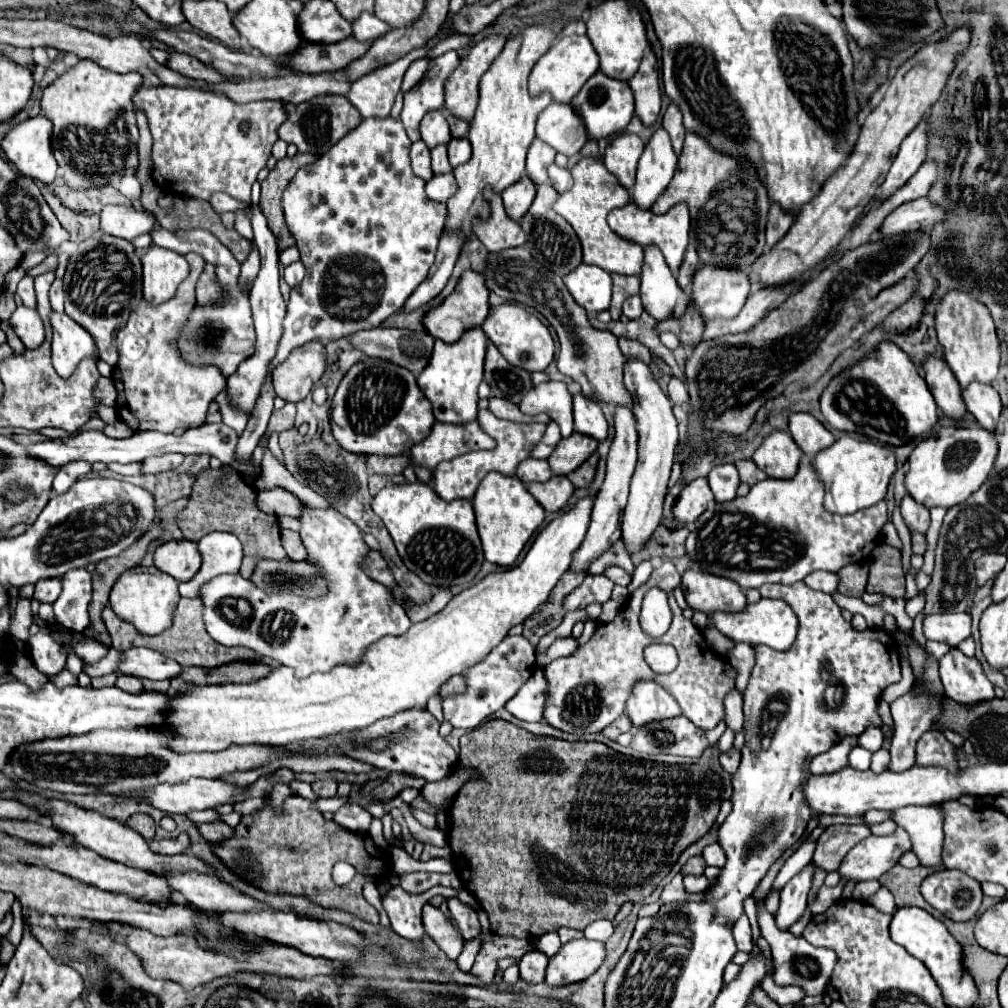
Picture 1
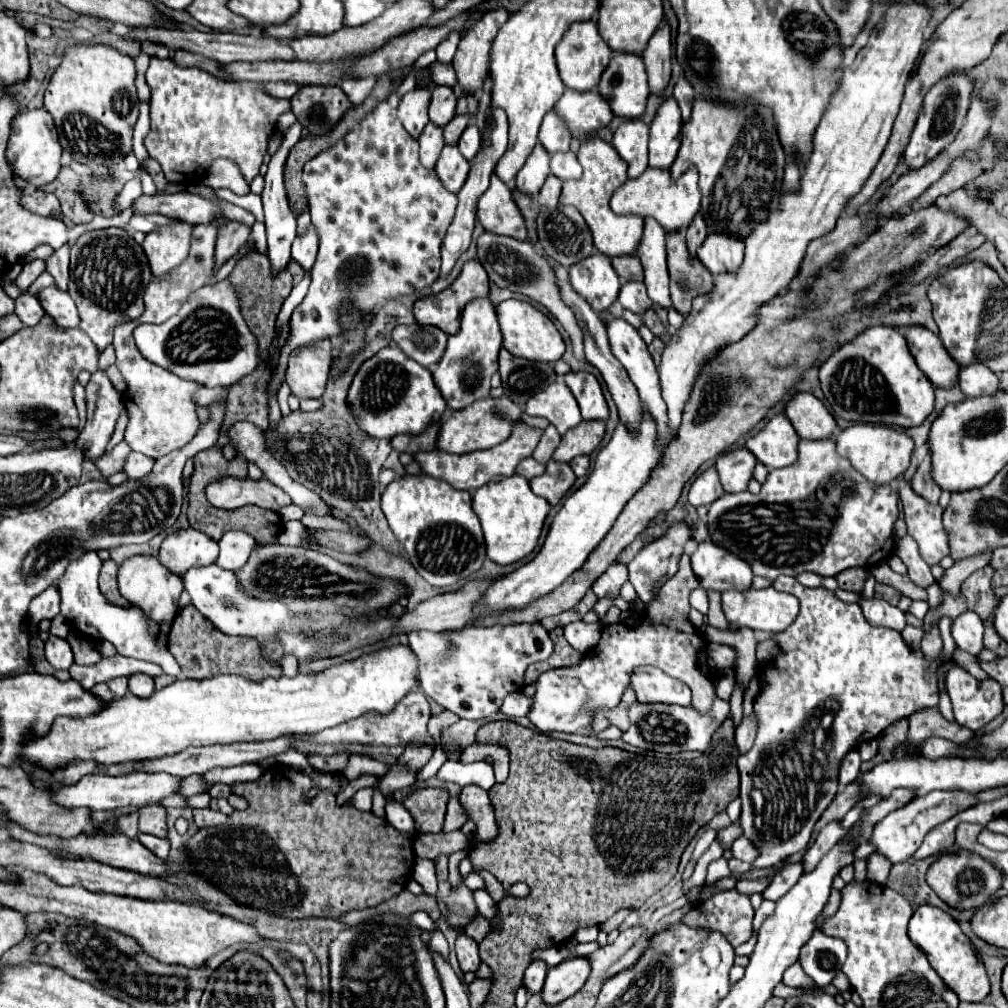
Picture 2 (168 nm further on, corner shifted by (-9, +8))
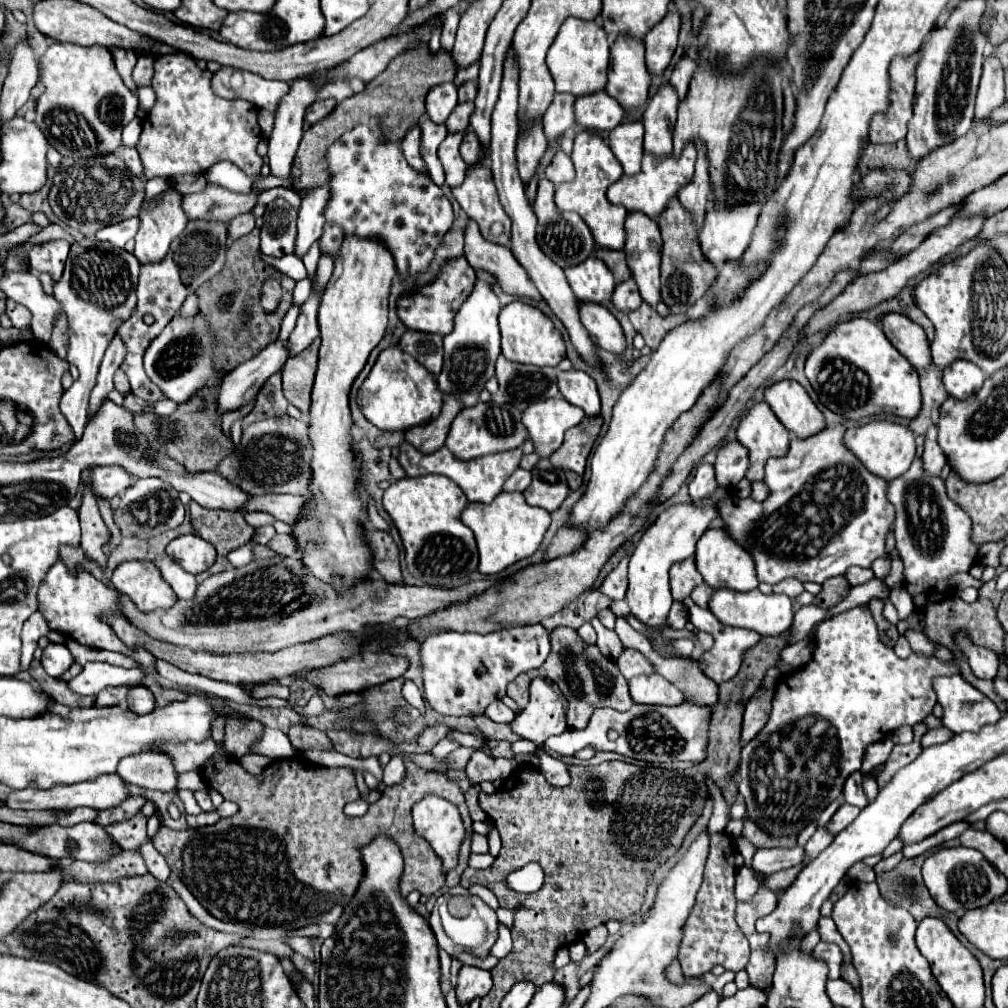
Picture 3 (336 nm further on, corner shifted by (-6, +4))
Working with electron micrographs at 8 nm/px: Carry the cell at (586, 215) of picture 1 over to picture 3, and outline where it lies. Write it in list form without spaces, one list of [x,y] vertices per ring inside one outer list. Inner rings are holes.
[[[582,131],[574,139],[574,151],[572,151],[572,161],[576,167],[576,179],[570,183],[562,183],[556,189],[556,205],[560,211],[576,211],[586,225],[592,231],[592,237],[598,247],[608,247],[608,249],[622,249],[626,241],[626,231],[624,231],[624,221],[628,211],[622,211],[622,207],[614,207],[606,199],[606,189],[622,177],[622,165],[610,151],[610,147],[604,143],[602,137],[598,137],[592,131]]]

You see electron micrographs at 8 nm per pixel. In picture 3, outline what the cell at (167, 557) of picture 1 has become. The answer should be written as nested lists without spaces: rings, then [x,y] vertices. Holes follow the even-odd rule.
[[[180,535],[172,539],[166,547],[166,555],[194,575],[206,571],[216,561],[216,549],[198,535]]]

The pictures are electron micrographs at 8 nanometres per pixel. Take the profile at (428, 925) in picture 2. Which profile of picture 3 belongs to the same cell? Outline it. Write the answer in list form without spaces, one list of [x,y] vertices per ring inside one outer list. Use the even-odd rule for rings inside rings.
[[[439,949],[440,973],[443,981],[449,982],[452,958],[446,951]]]

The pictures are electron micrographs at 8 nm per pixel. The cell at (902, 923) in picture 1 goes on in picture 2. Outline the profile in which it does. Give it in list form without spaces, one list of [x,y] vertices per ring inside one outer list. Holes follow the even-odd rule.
[[[933,905],[917,907],[909,921],[909,937],[921,951],[925,951],[933,969],[939,973],[945,985],[957,993],[959,1001],[973,1003],[983,1001],[989,995],[989,977],[985,973],[981,957],[977,955],[973,943],[969,943],[969,939],[963,935],[961,927],[949,913]]]

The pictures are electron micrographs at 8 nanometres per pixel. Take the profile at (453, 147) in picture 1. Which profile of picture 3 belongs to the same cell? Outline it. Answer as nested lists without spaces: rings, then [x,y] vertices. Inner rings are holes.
[[[466,131],[460,145],[460,155],[468,165],[474,163],[474,159],[478,159],[478,137],[474,135],[474,131]]]

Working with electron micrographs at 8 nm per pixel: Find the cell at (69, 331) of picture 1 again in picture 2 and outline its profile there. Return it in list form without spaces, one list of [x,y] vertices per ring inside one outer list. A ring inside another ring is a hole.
[[[55,285],[43,287],[37,293],[37,299],[39,299],[41,307],[45,309],[45,313],[51,319],[55,319],[55,323],[59,323],[61,327],[77,327],[79,325],[77,307],[67,291],[57,289]]]

